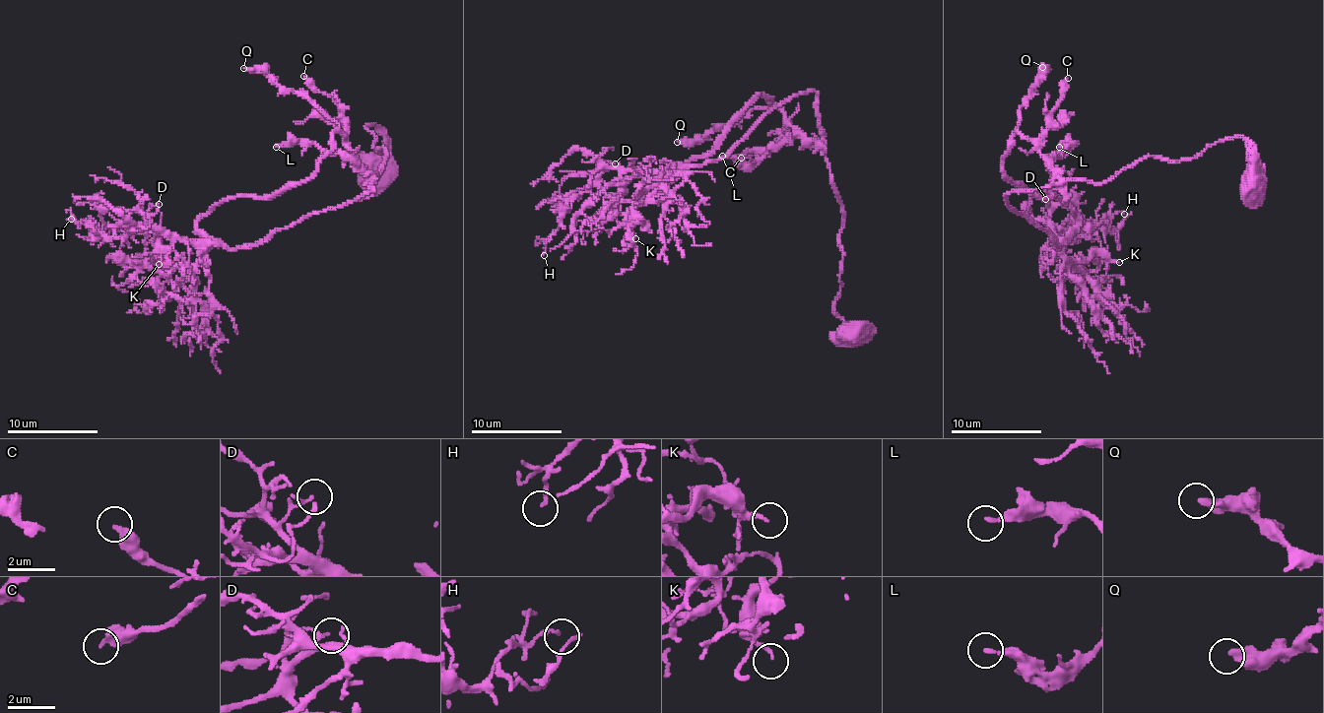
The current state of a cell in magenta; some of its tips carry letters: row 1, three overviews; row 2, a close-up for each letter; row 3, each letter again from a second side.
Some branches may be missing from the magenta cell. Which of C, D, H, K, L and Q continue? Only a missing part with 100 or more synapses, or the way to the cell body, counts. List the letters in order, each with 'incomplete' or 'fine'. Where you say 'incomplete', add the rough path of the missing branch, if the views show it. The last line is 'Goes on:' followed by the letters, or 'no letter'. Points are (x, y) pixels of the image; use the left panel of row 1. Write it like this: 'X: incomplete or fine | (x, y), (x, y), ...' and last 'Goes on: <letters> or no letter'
C: fine
D: fine
H: fine
K: fine
L: fine
Q: fine
Goes on: no letter

